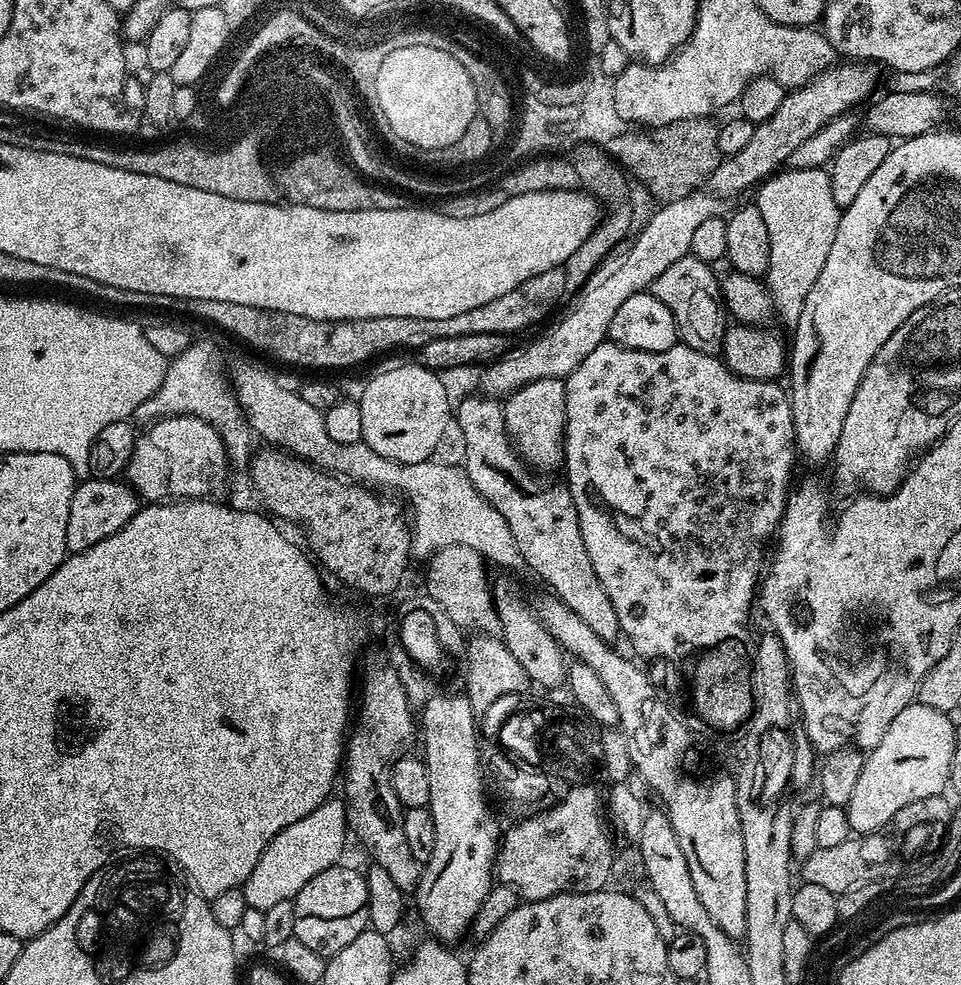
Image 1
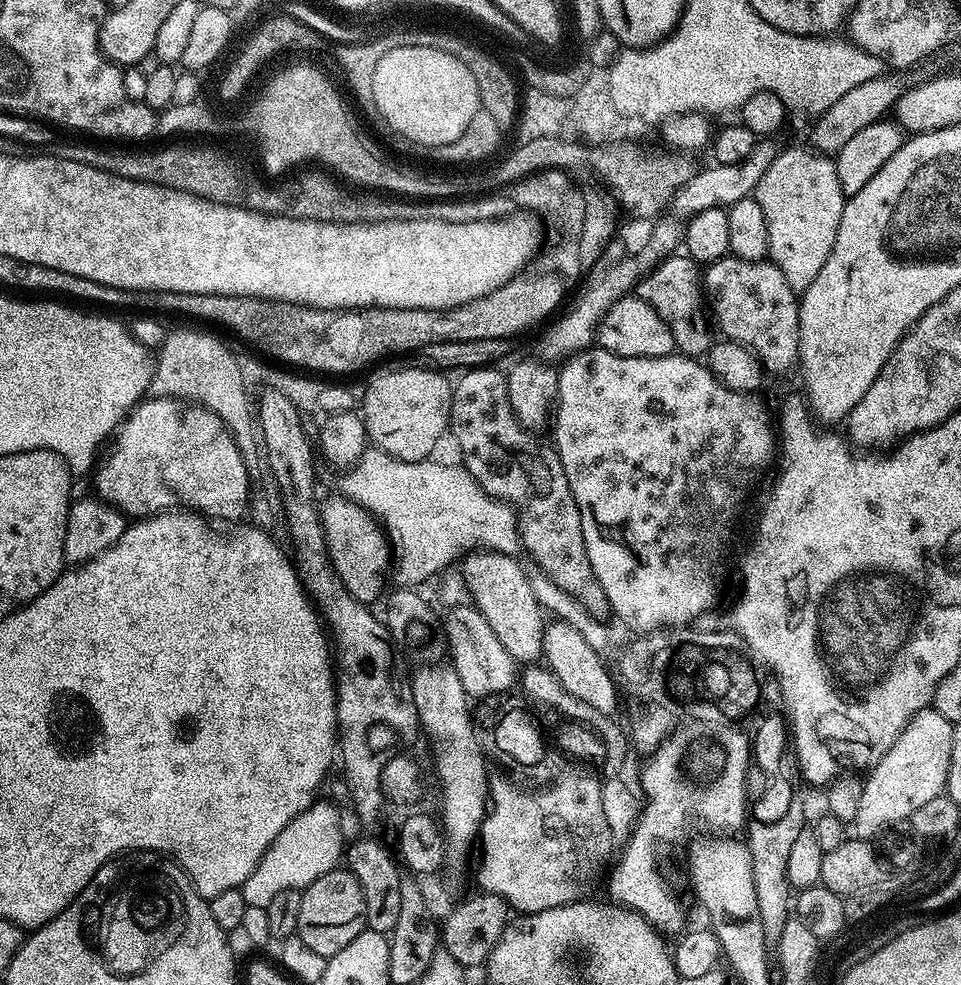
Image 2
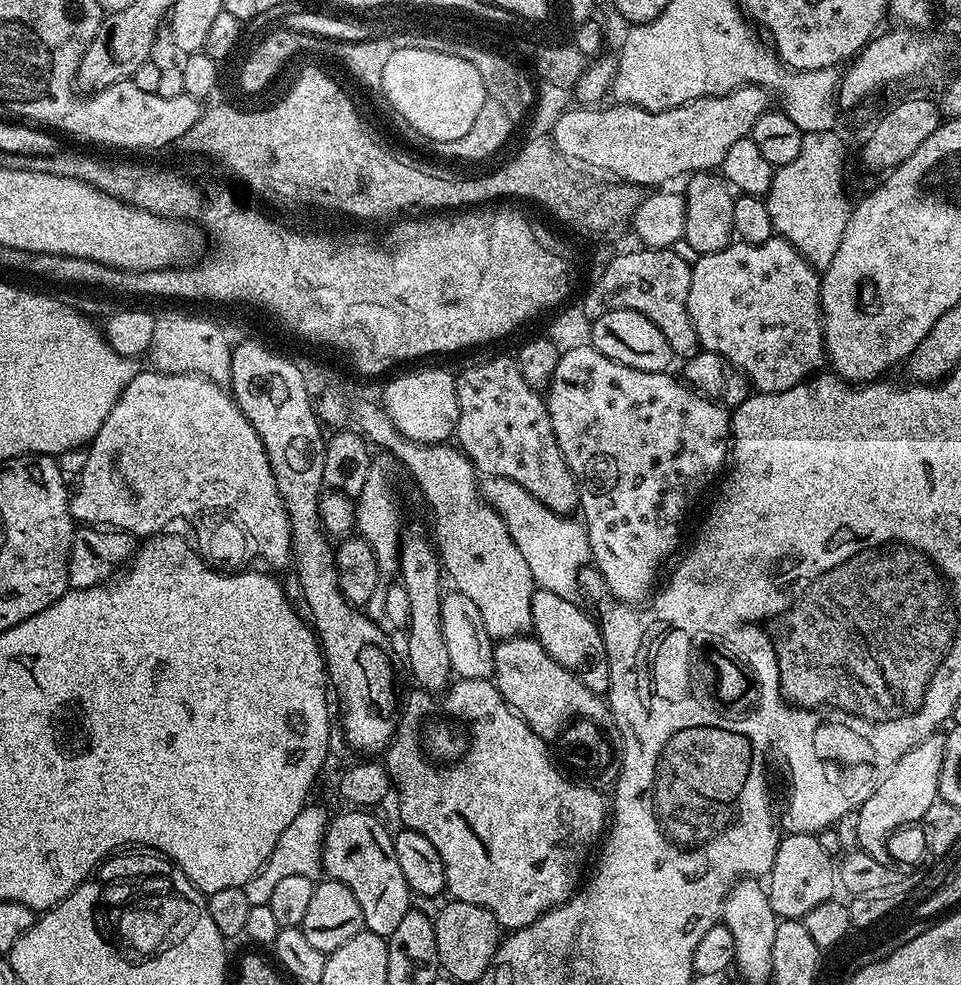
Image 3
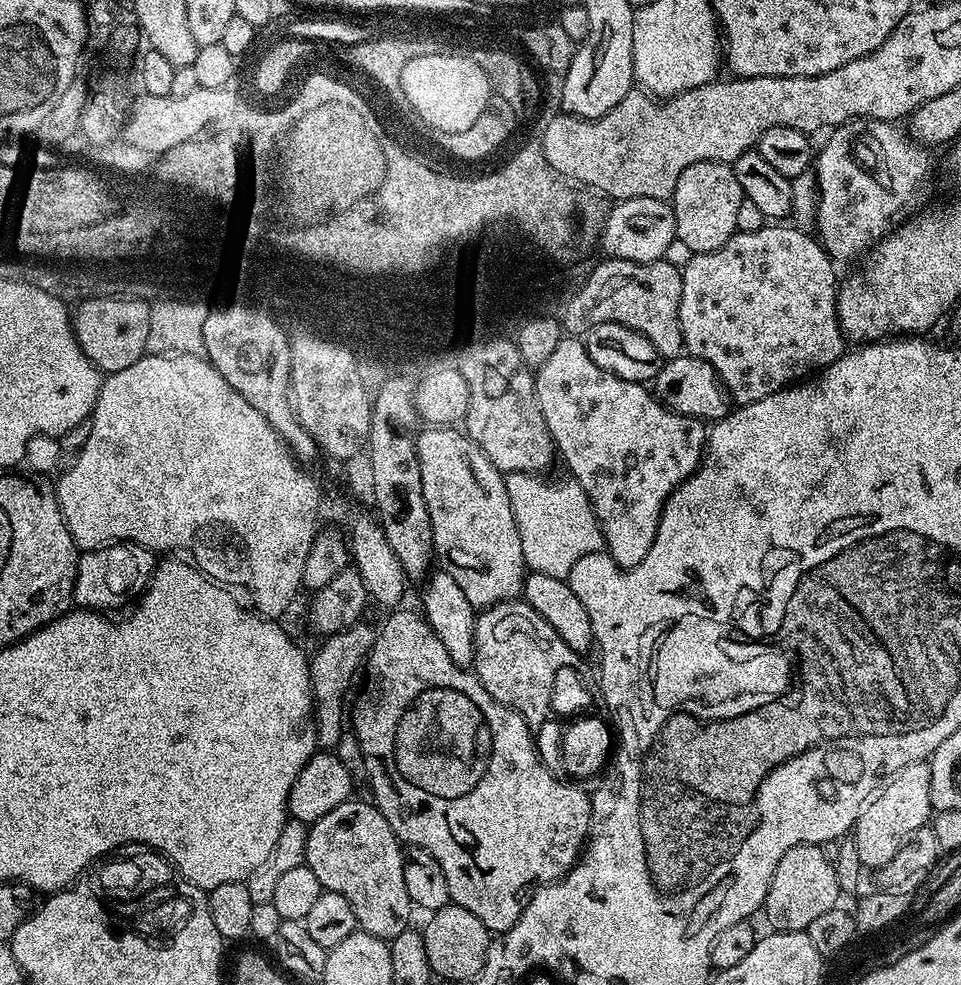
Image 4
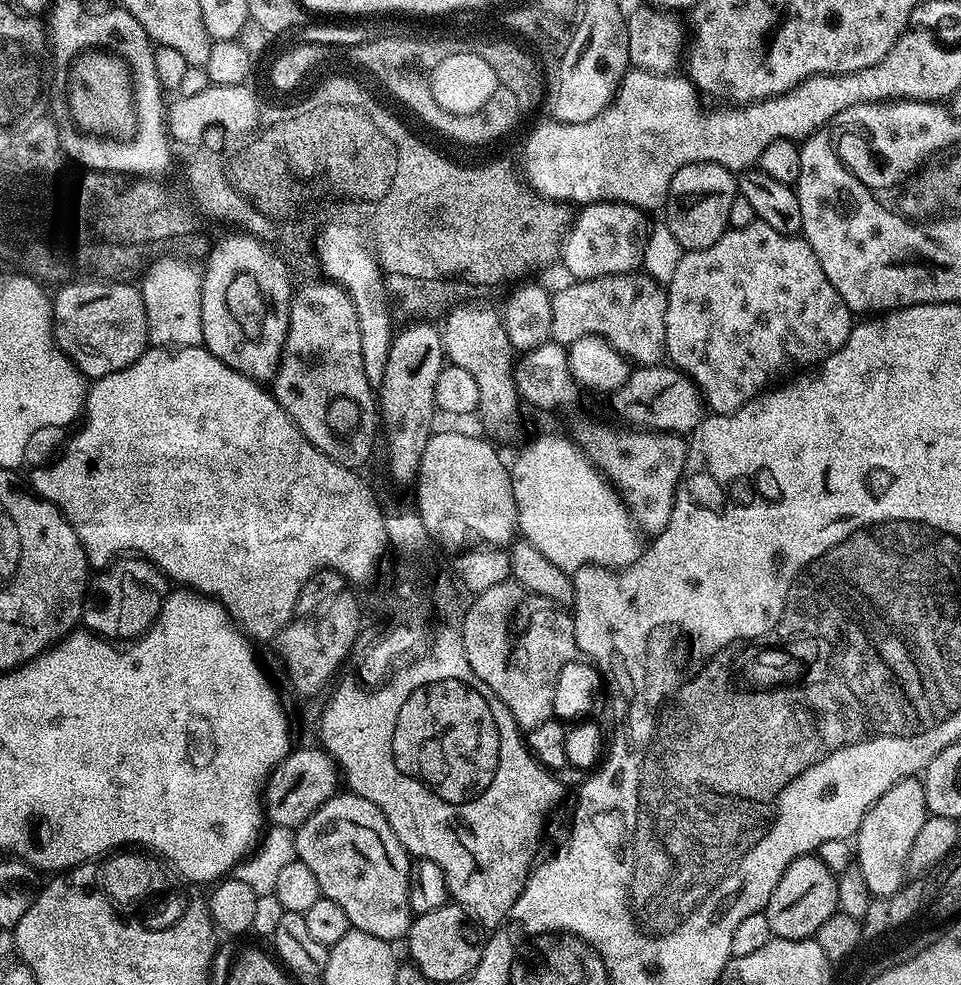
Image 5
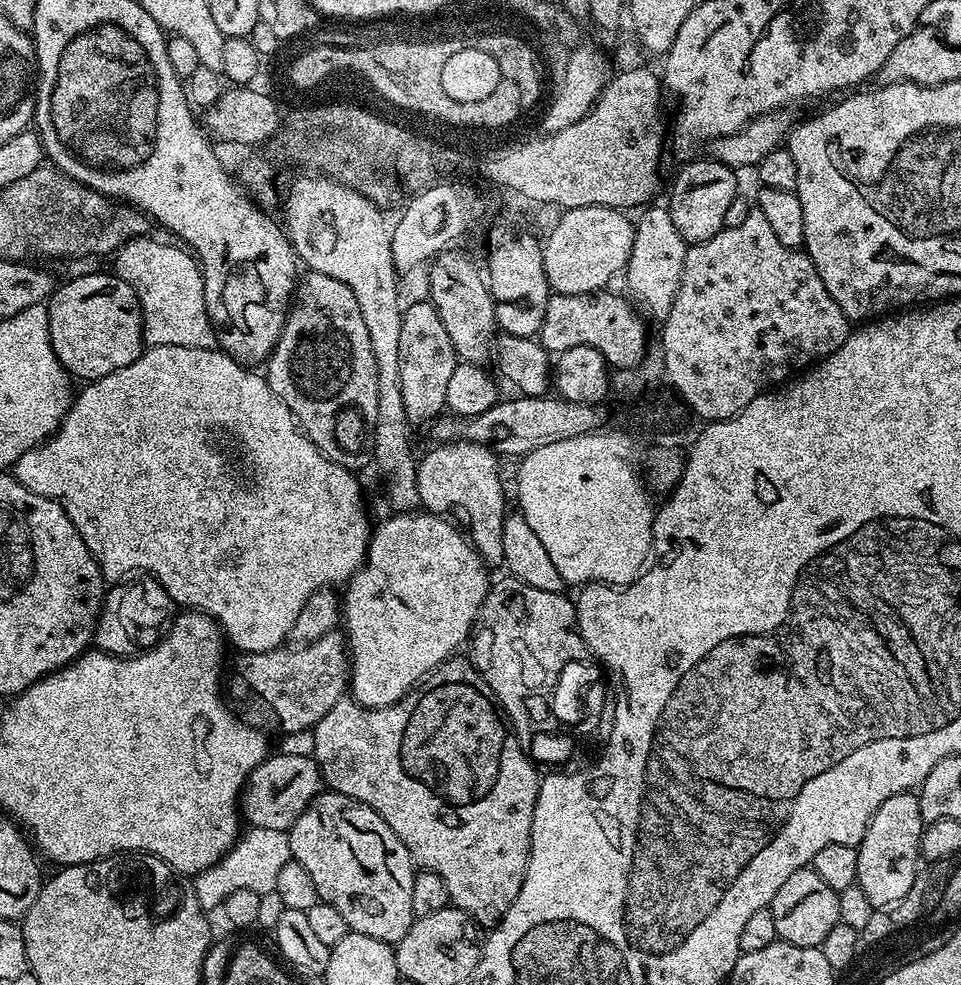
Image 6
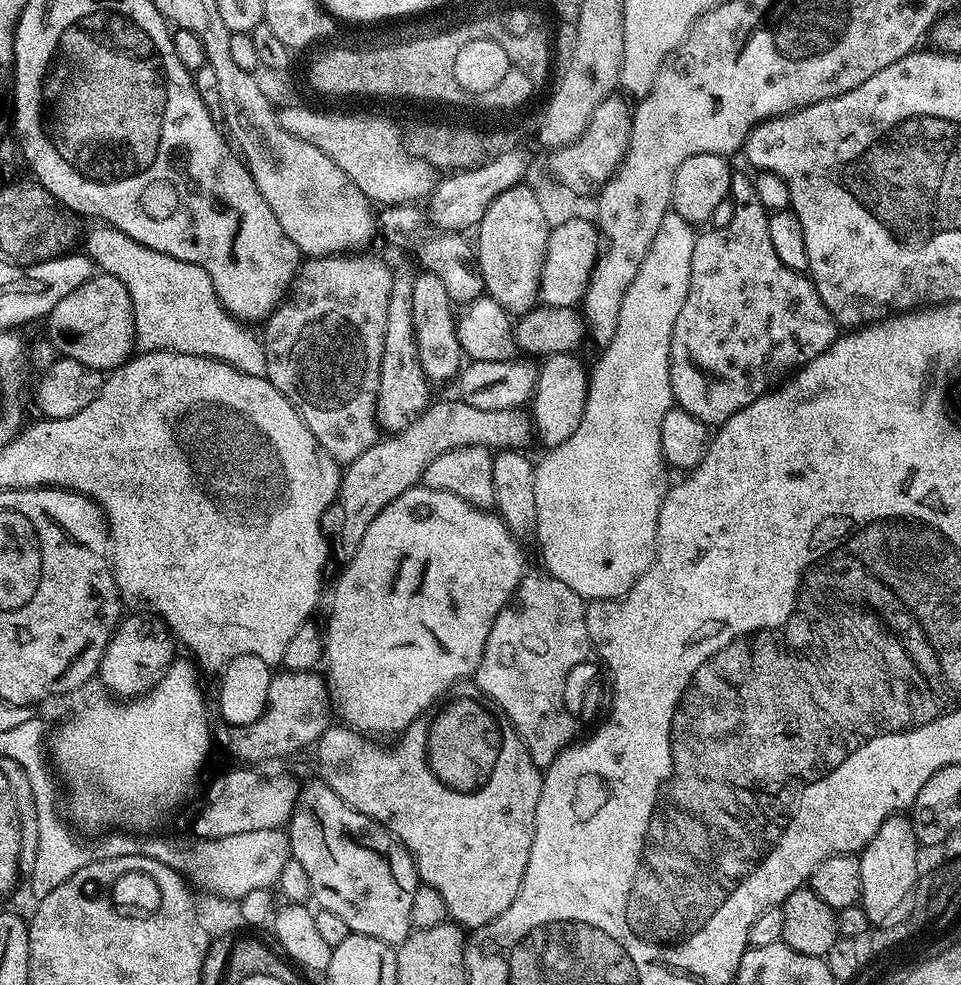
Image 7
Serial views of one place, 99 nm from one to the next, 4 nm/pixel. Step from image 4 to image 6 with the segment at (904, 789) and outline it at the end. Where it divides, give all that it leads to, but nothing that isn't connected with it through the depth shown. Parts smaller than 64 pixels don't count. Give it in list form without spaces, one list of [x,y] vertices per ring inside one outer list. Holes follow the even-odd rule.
[[[915,791],[899,792],[886,798],[886,802],[882,802],[882,806],[878,806],[878,810],[870,818],[864,837],[856,848],[856,883],[860,885],[862,894],[870,898],[873,909],[889,909],[909,894],[916,875],[922,868],[920,839],[925,827],[920,798]]]

